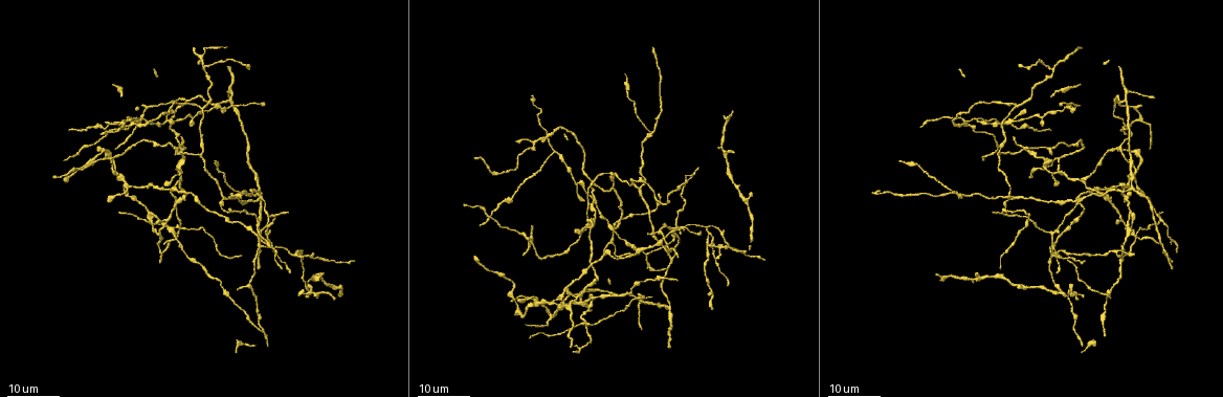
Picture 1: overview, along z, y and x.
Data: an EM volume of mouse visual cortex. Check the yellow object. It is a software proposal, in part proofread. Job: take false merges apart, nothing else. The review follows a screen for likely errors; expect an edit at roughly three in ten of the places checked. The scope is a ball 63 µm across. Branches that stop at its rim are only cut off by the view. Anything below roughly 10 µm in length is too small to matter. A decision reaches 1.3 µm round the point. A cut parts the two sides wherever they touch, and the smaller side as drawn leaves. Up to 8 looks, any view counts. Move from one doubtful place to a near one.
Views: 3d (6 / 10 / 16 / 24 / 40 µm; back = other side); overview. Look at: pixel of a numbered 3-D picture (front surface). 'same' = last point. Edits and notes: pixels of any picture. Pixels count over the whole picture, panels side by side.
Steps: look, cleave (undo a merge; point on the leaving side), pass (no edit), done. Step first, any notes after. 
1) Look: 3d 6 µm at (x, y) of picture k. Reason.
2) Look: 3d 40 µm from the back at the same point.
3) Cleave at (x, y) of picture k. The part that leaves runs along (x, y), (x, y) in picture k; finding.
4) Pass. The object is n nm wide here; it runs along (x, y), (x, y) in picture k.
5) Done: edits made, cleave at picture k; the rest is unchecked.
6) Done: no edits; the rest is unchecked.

Look: 3d 24 µm at (957, 193) of picture 1. A fork.

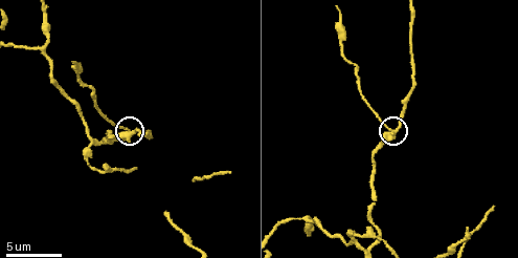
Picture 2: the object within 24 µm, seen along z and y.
Look: 3d 6 µm at (395, 131) of picture 2. Zoom in.

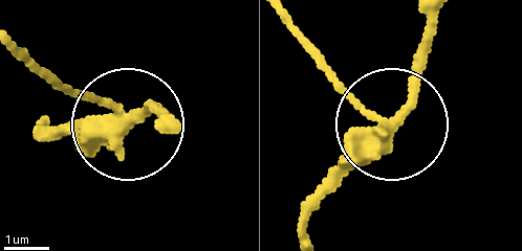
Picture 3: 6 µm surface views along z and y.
Cleave at (82, 93) of picture 3. 3 arms meet here; two neurons meet here.

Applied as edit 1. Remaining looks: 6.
Look: overview.

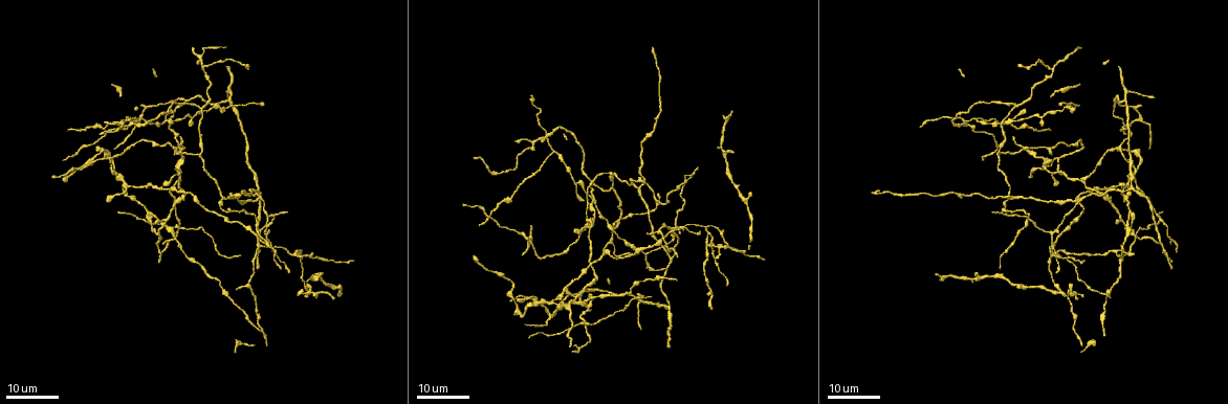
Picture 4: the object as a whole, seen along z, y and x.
Look: 3d 16 µm at (201, 67) of picture 4. Three arms meet.

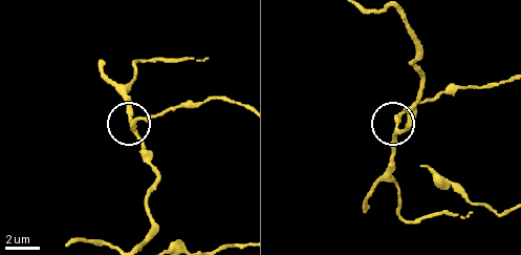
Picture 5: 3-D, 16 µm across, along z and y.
Look: 3d 10 µm at (396, 129) of picture 5.

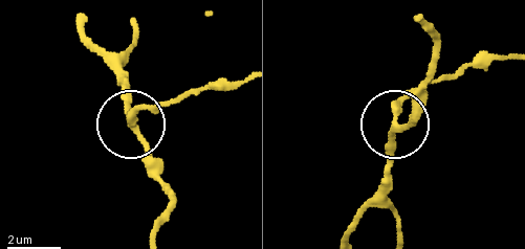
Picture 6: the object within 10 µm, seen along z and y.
Pass. The object is 230 nm wide here; all the same neuron.

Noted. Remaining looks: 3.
Look: 3d 24 µm at (669, 305) of picture 4. Three arms meet.

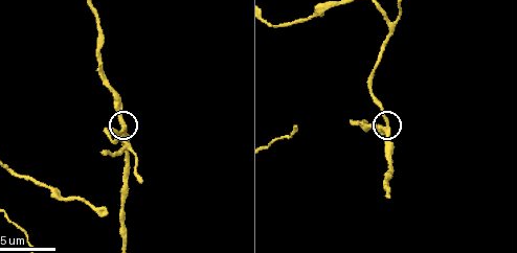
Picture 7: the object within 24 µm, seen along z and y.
Look: 3d 6 µm at (387, 129) of picture 7.

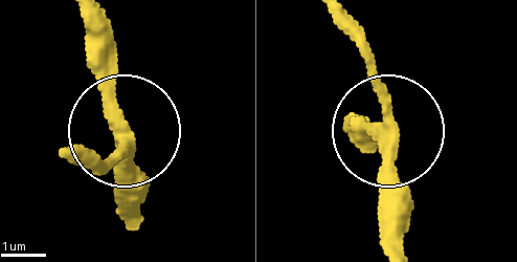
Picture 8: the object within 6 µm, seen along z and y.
Pass. The side arm is 19 µm long; 3 arms meet here; continuous, no second neuron.

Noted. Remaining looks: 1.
Look: 3d 10 µm at (127, 146) of picture 7. Two arms in line, one across.

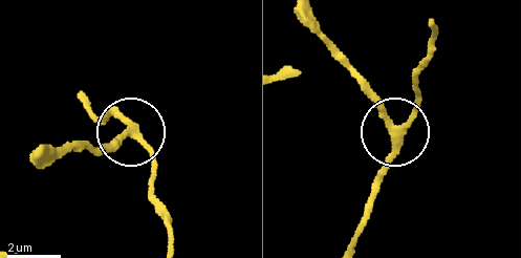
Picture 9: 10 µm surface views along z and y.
Pass. The object is 240 nm wide here; it runs along (316, 19), (329, 50), (390, 125), (404, 125), (417, 86) in picture 9; continuous, no second neuron.

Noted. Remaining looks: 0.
Done: edits made, cleave at picture 3; the rest is unchecked.

